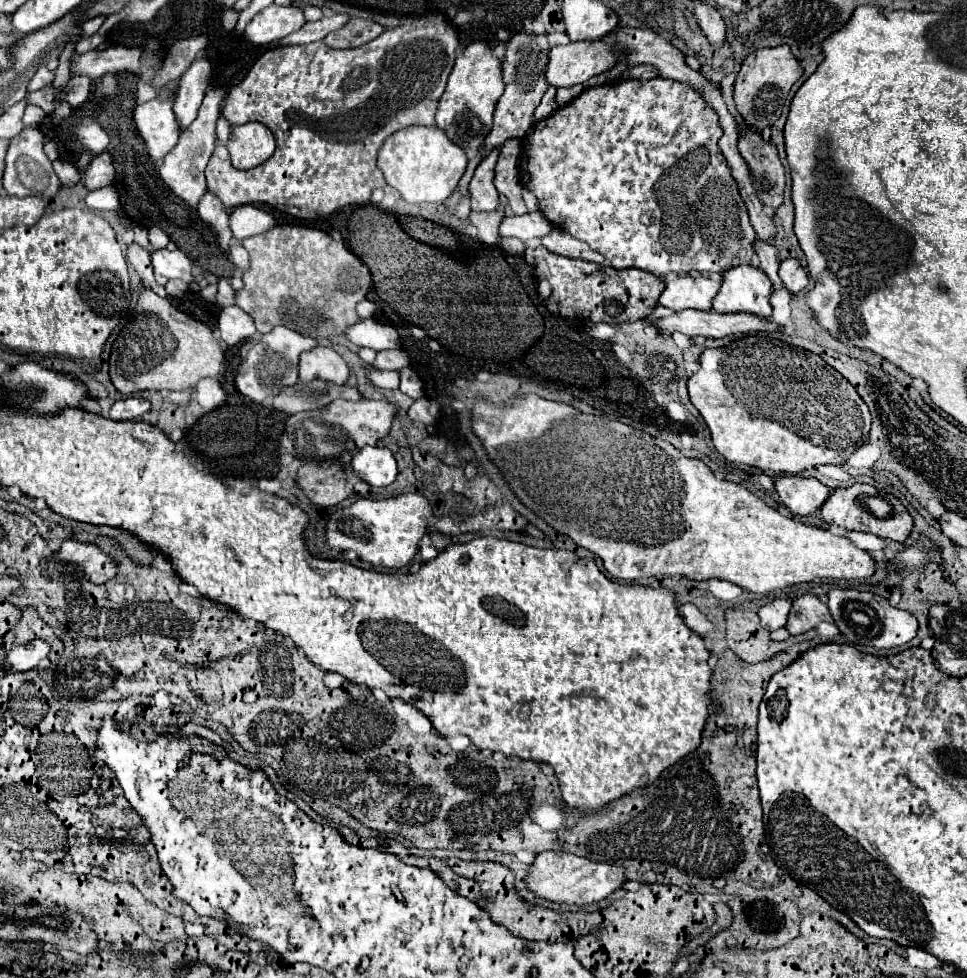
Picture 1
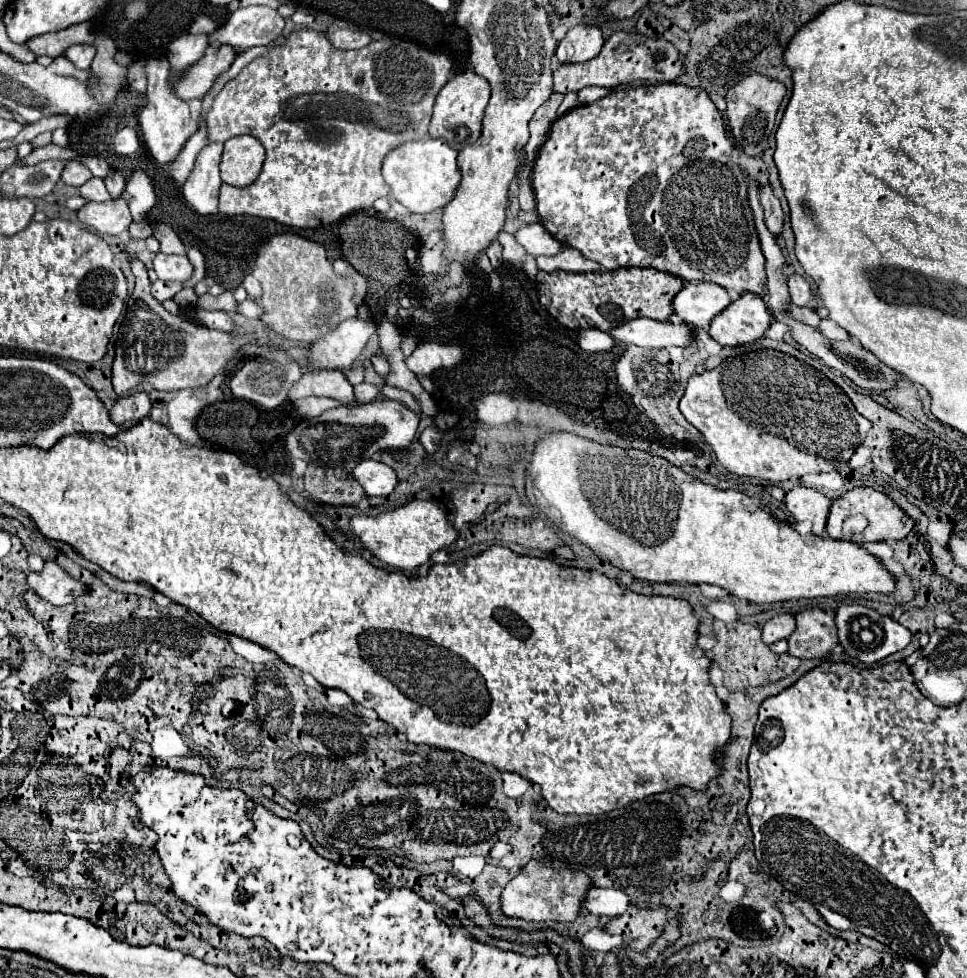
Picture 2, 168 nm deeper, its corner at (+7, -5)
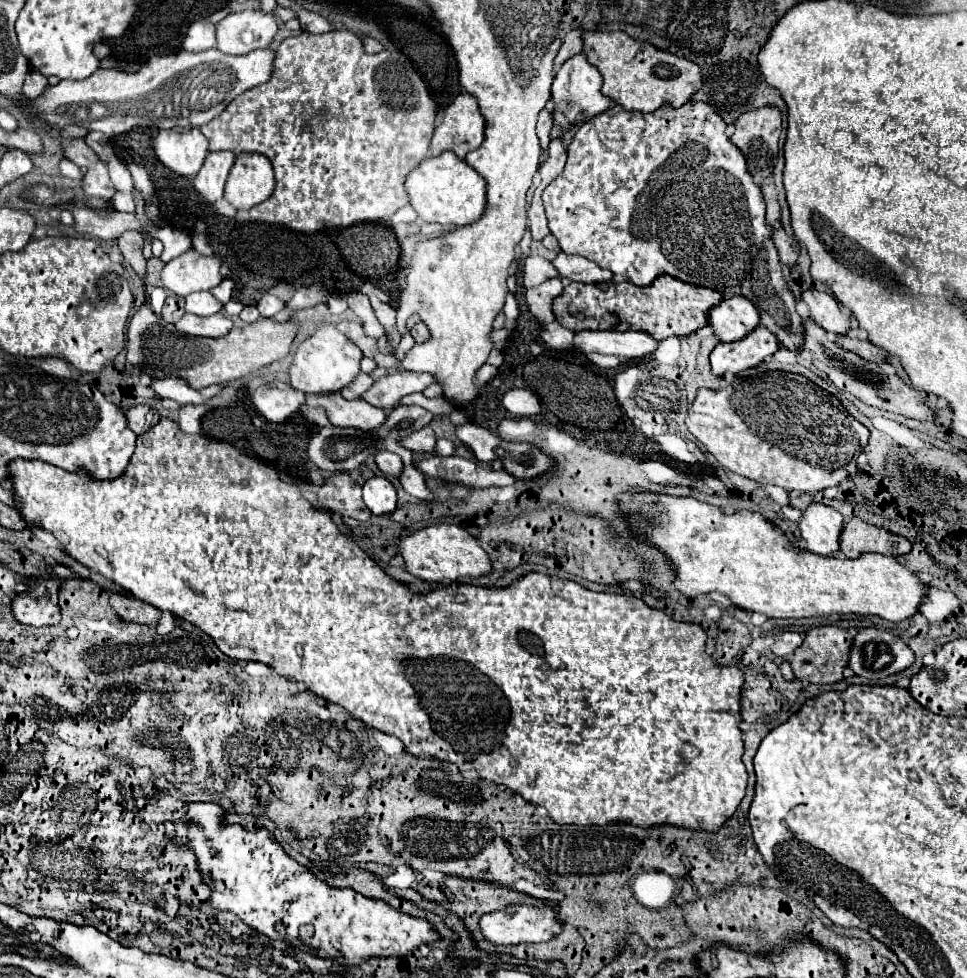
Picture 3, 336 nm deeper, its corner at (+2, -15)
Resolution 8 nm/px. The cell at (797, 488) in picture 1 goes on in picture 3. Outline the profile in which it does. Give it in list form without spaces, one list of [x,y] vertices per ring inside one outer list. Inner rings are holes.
[[[814,503],[806,509],[798,525],[808,551],[822,557],[838,555],[840,535],[844,529],[844,517],[838,511],[834,511],[832,507]]]

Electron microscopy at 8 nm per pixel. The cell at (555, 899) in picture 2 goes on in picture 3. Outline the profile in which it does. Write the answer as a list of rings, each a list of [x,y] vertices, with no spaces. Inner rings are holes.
[[[504,907],[480,917],[480,931],[494,945],[542,943],[546,939],[552,939],[558,929],[558,923],[554,923],[554,911],[546,911],[546,907]]]

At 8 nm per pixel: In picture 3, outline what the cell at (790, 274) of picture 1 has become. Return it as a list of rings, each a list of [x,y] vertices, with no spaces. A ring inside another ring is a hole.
[[[808,289],[802,293],[802,301],[808,305],[810,317],[818,327],[836,335],[846,335],[850,331],[850,315],[840,309],[830,293]]]

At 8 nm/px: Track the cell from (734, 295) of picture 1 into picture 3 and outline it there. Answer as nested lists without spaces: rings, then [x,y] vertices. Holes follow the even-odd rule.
[[[758,327],[754,335],[746,335],[738,343],[718,343],[710,353],[712,373],[724,377],[726,373],[740,373],[748,367],[758,367],[766,357],[778,351],[778,341],[774,333],[766,327]]]

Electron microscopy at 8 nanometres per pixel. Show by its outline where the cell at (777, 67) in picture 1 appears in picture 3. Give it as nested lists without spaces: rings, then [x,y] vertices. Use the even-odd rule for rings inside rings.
[[[762,107],[740,115],[734,123],[736,131],[732,143],[746,157],[746,165],[752,177],[766,179],[778,159],[778,139],[782,131],[782,115],[776,107]]]

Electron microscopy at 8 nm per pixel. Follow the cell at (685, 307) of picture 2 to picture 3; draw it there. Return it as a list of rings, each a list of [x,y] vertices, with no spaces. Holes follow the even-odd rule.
[[[728,297],[710,311],[710,325],[720,341],[732,343],[760,325],[760,313],[746,297]]]

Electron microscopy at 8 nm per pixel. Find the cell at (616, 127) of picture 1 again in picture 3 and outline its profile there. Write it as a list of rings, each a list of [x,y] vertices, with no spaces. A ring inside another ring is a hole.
[[[690,101],[674,111],[670,111],[668,107],[660,107],[658,111],[652,111],[652,113],[626,111],[624,107],[614,105],[612,111],[606,111],[606,115],[598,115],[598,119],[584,123],[580,127],[572,145],[568,147],[568,163],[566,163],[564,171],[542,191],[542,203],[546,209],[546,217],[548,217],[548,227],[550,227],[552,235],[556,235],[560,249],[564,253],[586,257],[588,261],[594,261],[596,265],[600,265],[604,269],[610,269],[614,275],[624,275],[634,285],[650,285],[658,275],[666,273],[666,275],[672,275],[686,283],[722,291],[726,297],[742,295],[758,307],[758,311],[762,315],[762,325],[776,335],[780,345],[784,345],[786,349],[792,349],[792,351],[800,351],[802,343],[804,343],[802,317],[796,311],[794,293],[790,293],[790,287],[786,285],[786,281],[782,277],[782,265],[778,261],[778,253],[772,243],[772,227],[768,227],[768,223],[766,223],[766,203],[764,203],[762,191],[760,191],[760,187],[754,185],[752,175],[748,173],[746,163],[742,159],[742,153],[738,151],[738,147],[734,147],[734,143],[726,137],[724,131],[726,131],[724,119],[708,103]]]

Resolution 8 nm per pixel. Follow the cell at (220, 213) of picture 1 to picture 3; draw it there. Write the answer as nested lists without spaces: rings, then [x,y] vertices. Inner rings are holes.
[[[230,151],[208,153],[208,157],[204,159],[204,165],[202,165],[200,173],[196,175],[194,187],[208,203],[222,199],[224,183],[234,165],[234,159],[236,159],[236,155]]]

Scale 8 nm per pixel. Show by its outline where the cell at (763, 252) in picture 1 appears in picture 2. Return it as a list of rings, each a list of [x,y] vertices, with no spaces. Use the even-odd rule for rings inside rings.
[[[791,303],[791,305],[787,307],[787,311],[789,311],[789,315],[791,315],[793,319],[797,319],[797,321],[801,321],[801,323],[805,323],[805,325],[811,325],[811,327],[819,327],[821,317],[817,315],[815,309],[811,309],[811,307],[797,307],[797,305]]]

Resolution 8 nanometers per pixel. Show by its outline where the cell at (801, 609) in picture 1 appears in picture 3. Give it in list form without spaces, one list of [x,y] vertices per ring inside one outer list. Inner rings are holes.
[[[814,627],[810,633],[806,633],[802,647],[798,647],[798,651],[794,651],[792,655],[792,669],[796,679],[800,681],[808,681],[808,683],[838,683],[842,681],[842,671],[848,665],[850,659],[850,647],[854,643],[854,637],[840,627]]]

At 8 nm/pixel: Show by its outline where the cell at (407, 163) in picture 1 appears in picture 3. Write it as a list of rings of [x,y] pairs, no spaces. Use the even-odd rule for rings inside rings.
[[[442,153],[438,157],[424,159],[406,179],[406,191],[410,205],[420,219],[440,225],[468,225],[476,223],[486,209],[486,179],[478,175],[464,159],[454,153]]]

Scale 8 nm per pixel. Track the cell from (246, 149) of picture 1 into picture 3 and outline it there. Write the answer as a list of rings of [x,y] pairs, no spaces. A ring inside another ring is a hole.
[[[242,153],[228,175],[224,199],[236,207],[236,211],[248,211],[274,193],[272,163],[258,153]]]

